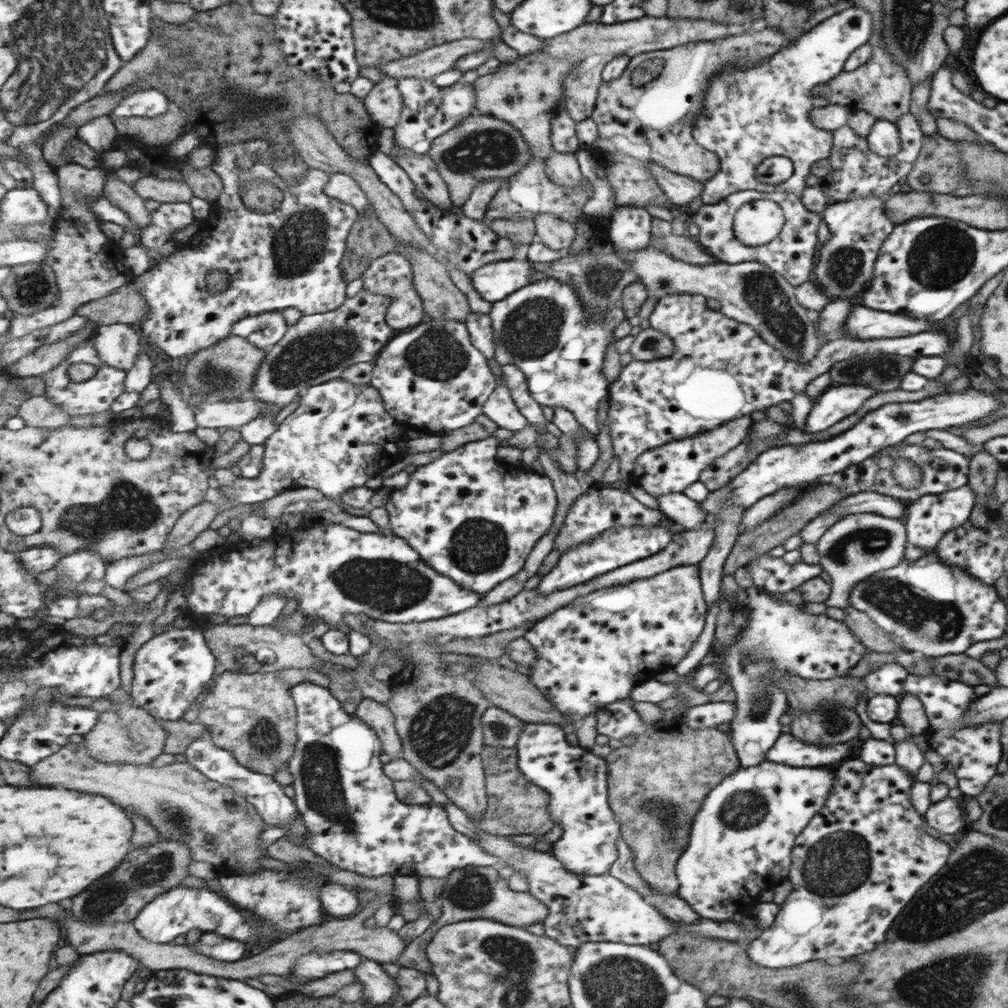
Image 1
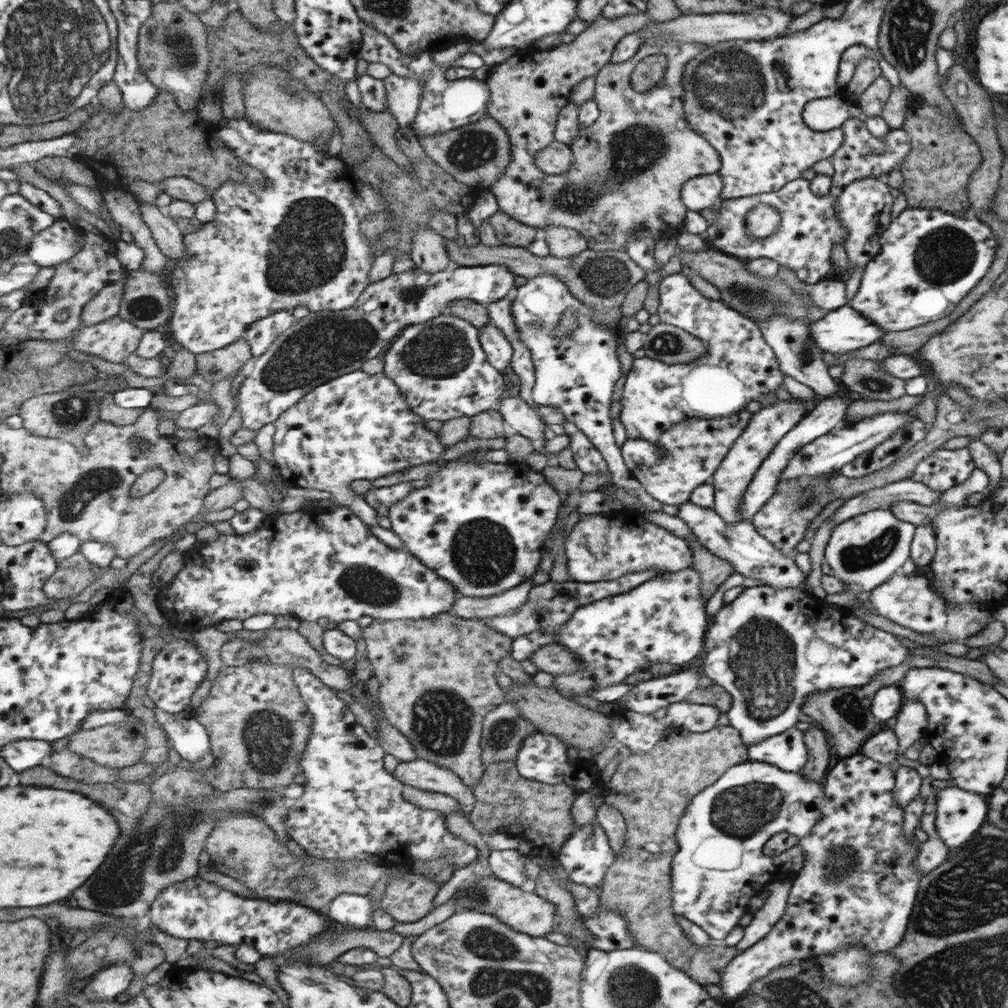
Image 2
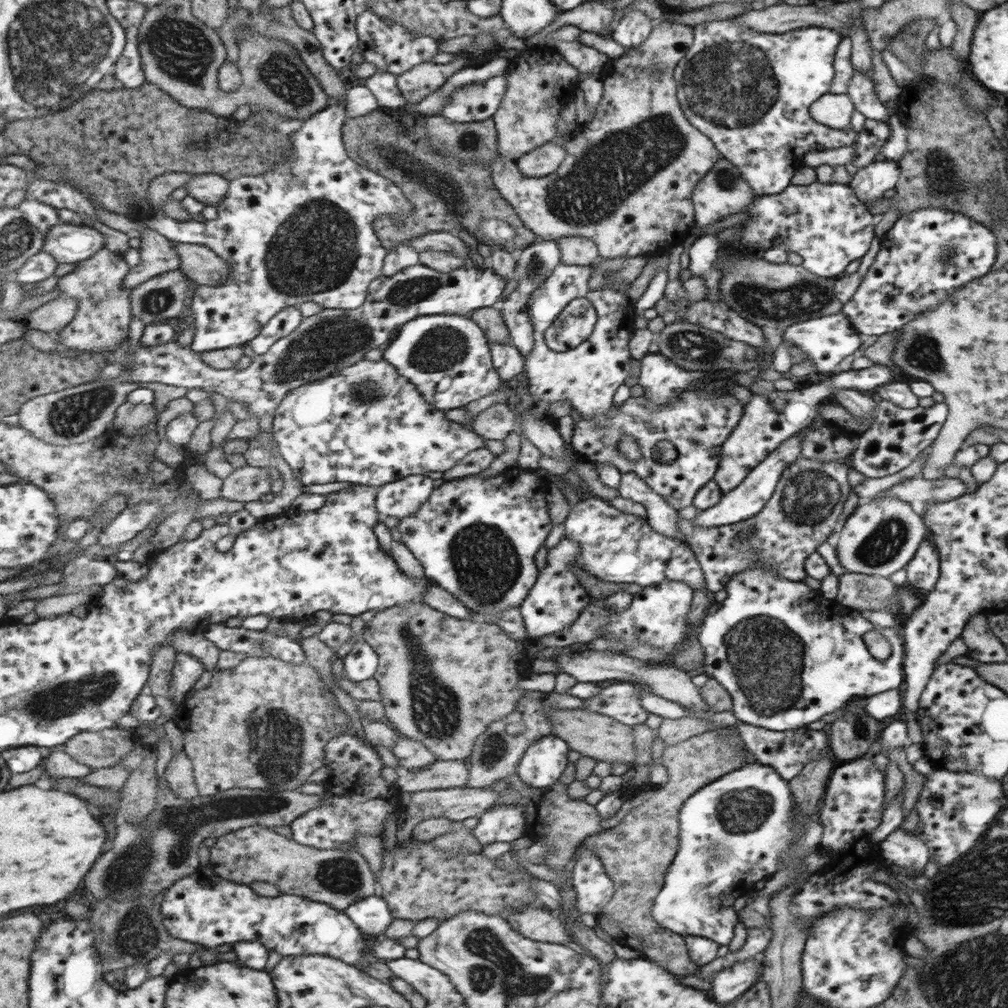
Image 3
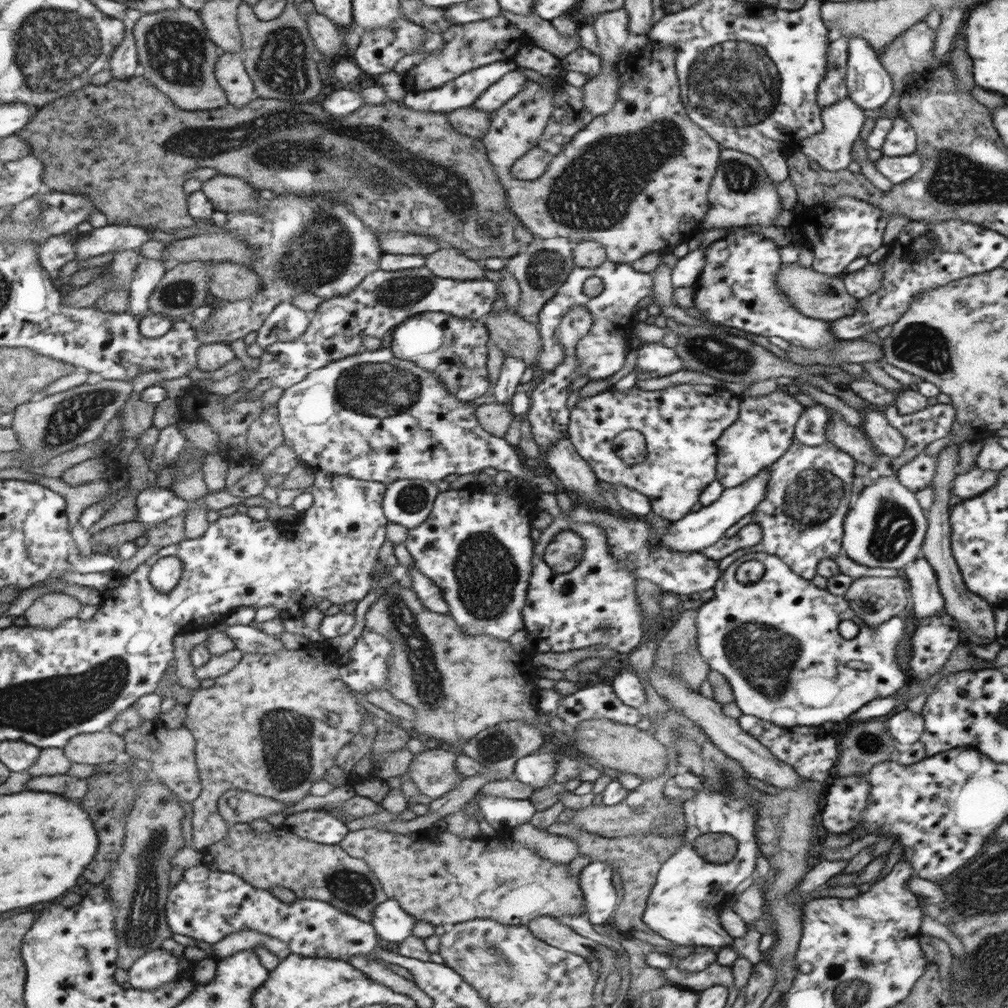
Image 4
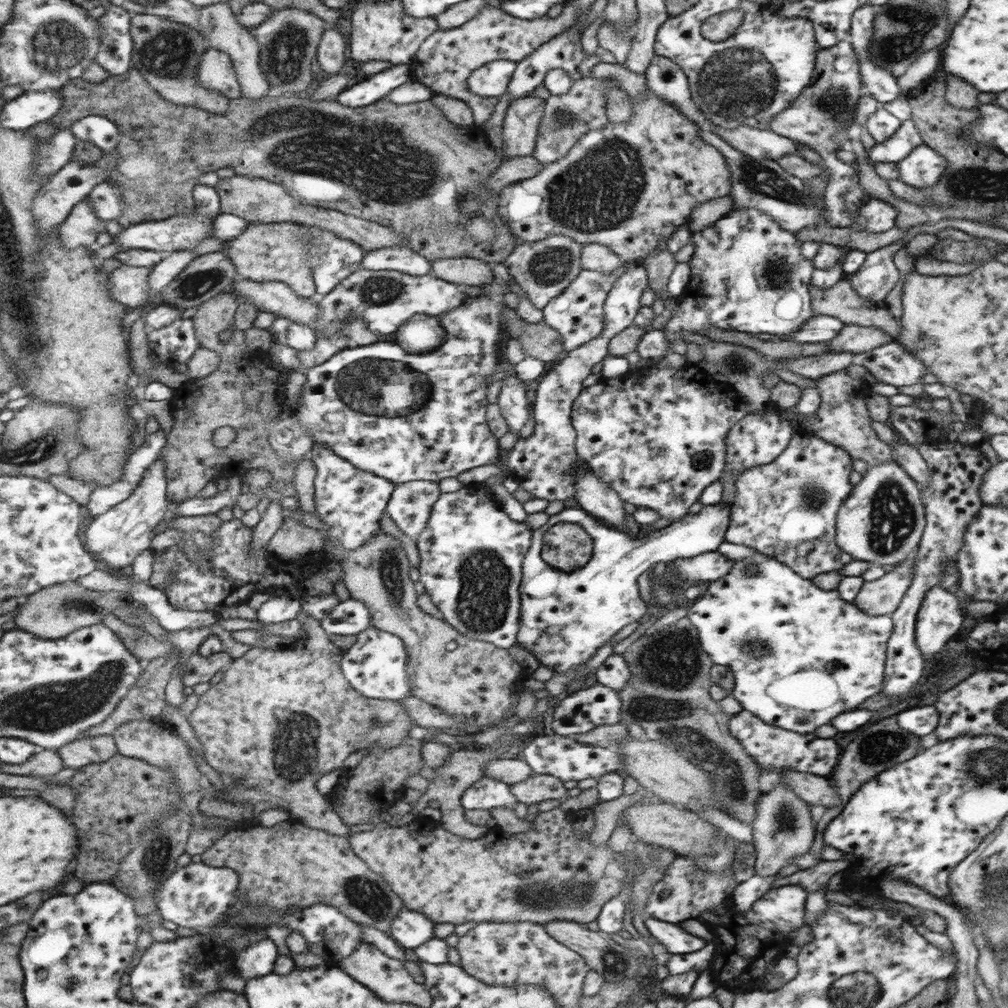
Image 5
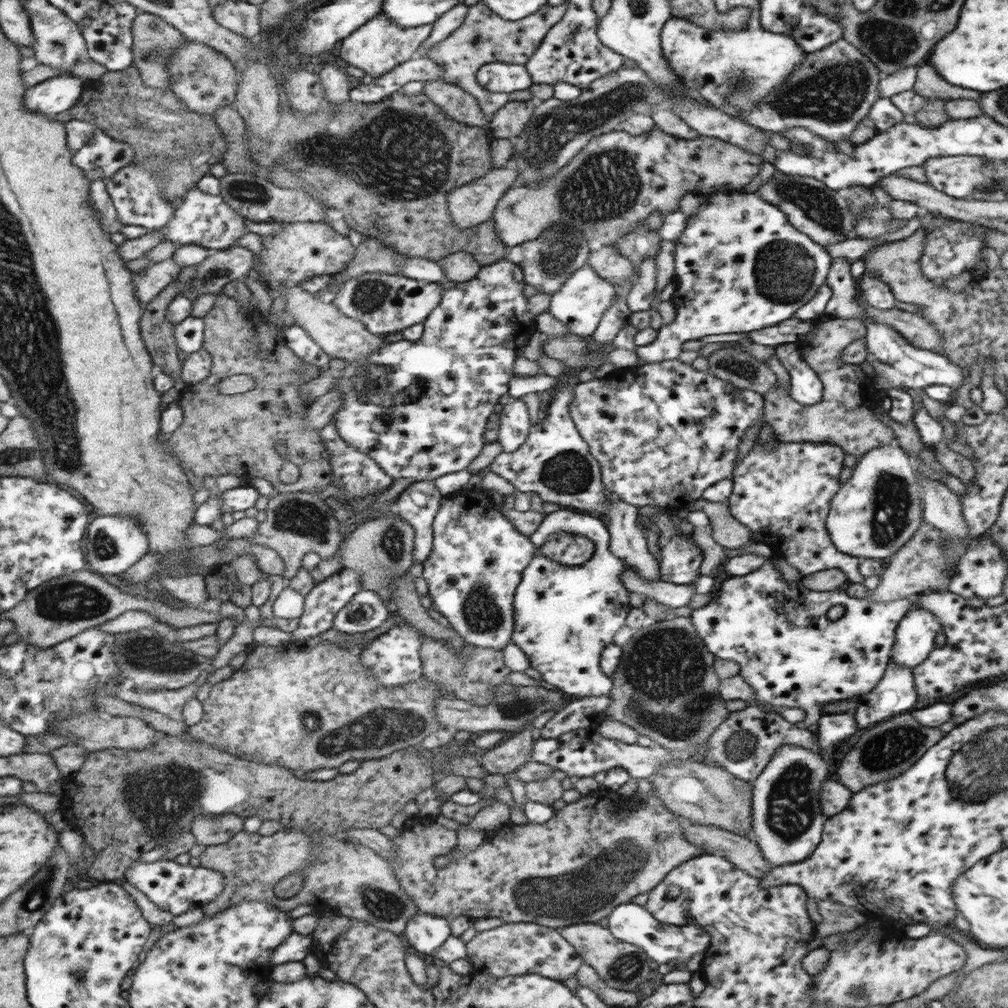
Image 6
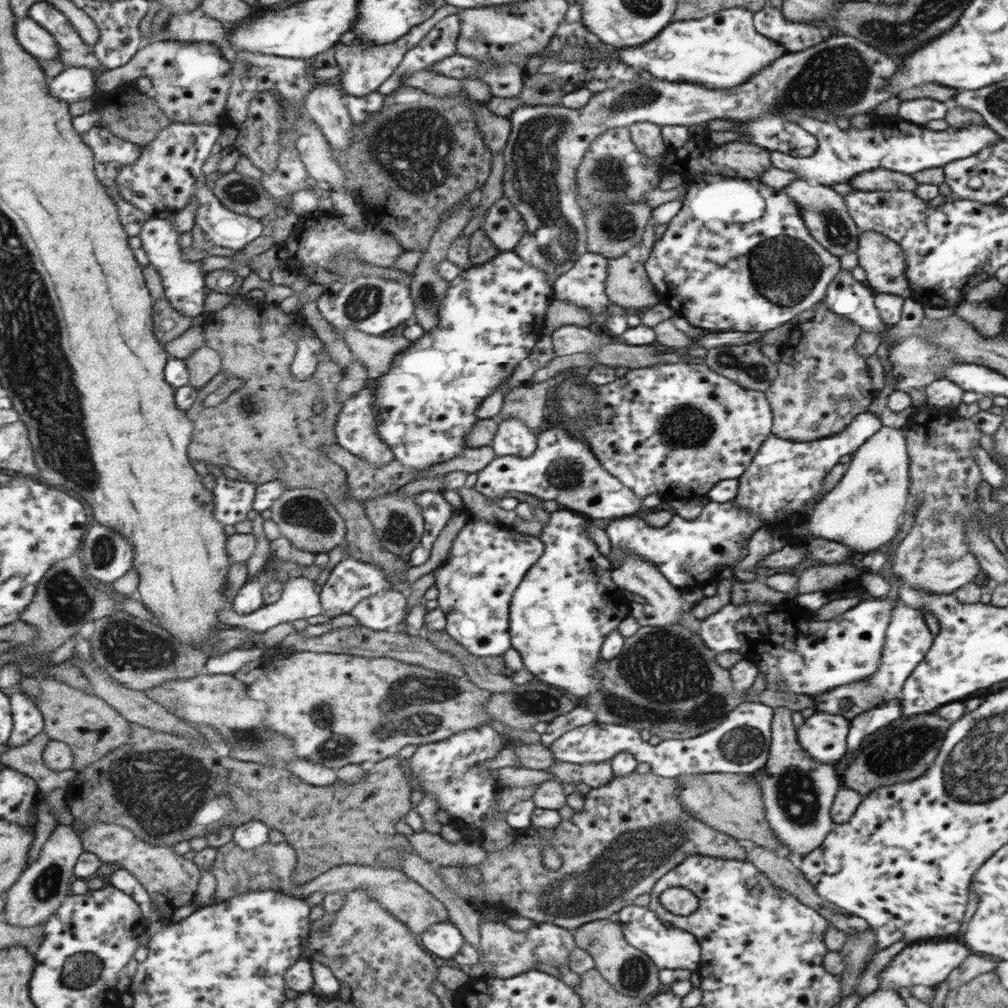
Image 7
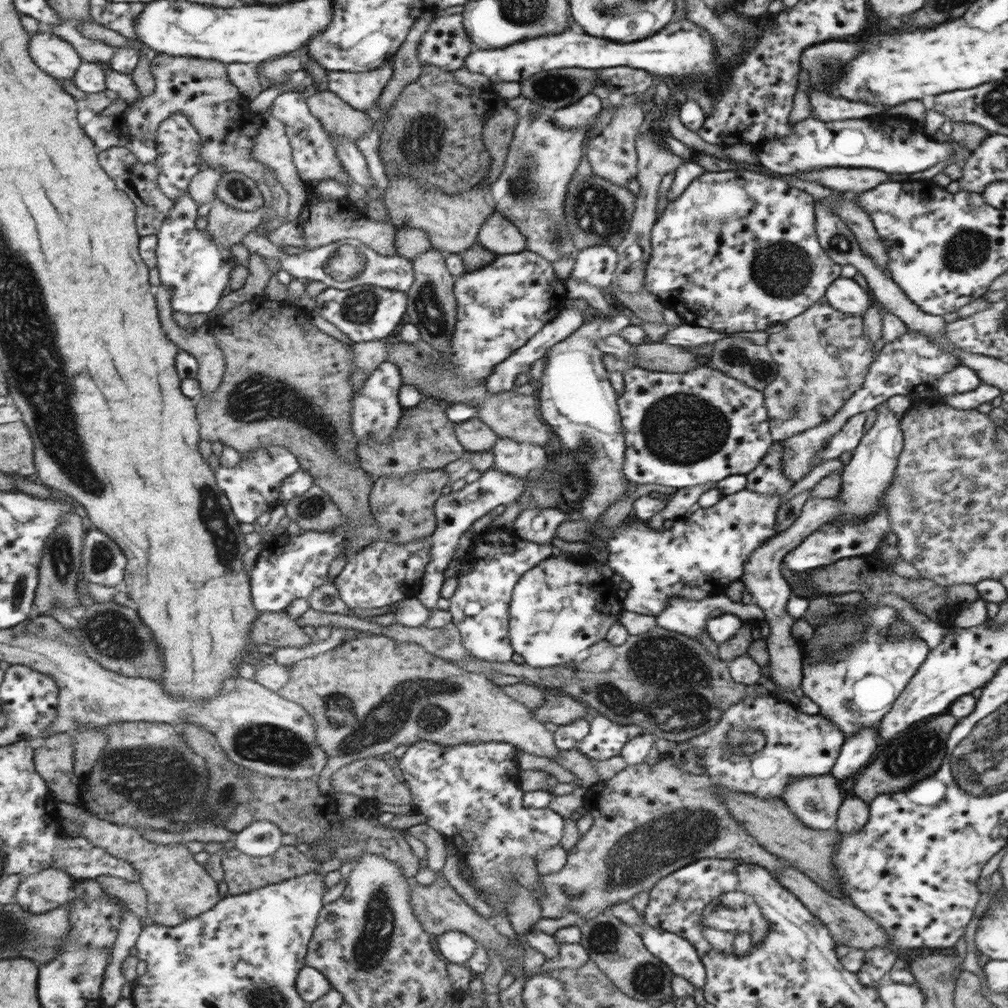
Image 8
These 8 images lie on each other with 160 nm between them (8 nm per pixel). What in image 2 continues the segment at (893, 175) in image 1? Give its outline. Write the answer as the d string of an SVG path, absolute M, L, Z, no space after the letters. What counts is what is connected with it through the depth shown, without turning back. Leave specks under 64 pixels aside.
M847 117L840 126L843 132L843 142L830 157L833 167L831 186L845 187L847 184L861 178L873 177L873 179L885 181L886 176L892 170L898 169L909 153L911 136L906 127L890 129L883 137L875 138L862 123L861 117Z

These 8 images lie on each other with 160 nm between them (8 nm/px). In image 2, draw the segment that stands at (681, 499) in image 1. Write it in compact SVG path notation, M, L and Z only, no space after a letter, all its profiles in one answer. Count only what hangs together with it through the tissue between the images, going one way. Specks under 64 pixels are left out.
M688 500L677 505L674 515L690 528L694 538L713 555L715 562L723 560L731 563L737 574L762 580L763 585L773 588L795 588L804 582L805 574L797 568L794 559L783 556L779 549L767 542L755 530L750 519L725 524L712 508L701 508Z

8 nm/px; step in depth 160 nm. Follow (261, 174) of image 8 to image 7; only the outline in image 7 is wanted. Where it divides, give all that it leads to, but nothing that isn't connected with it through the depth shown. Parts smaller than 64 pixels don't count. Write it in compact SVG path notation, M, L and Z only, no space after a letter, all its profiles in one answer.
M154 40L144 44L139 52L121 68L104 70L97 78L97 91L113 91L119 85L127 81L136 80L141 77L151 77L154 84L154 94L152 98L158 102L163 112L174 122L191 124L216 124L223 128L224 126L233 126L228 120L226 107L228 96L232 90L233 64L228 58L228 52L219 45L201 41L169 41Z

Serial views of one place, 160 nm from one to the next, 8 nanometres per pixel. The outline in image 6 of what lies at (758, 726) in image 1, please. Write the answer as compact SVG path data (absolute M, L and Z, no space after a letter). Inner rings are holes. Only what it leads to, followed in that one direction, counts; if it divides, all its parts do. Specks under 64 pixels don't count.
M771 558L765 561L759 568L744 574L742 577L731 577L725 581L716 583L714 589L714 595L709 603L701 606L697 609L693 609L690 612L692 616L693 624L696 626L697 636L700 636L704 641L705 648L709 650L712 656L721 660L729 660L737 663L739 666L739 674L747 683L753 684L753 699L755 703L747 703L747 706L752 705L761 711L773 712L773 706L779 706L781 708L799 708L805 713L805 717L802 722L795 724L797 728L806 729L811 724L816 724L820 720L821 708L825 708L825 705L829 703L835 703L838 701L844 701L851 699L851 697L859 697L867 695L873 690L873 687L884 676L884 672L887 670L889 655L892 650L893 644L895 644L895 633L899 627L899 622L904 618L904 614L910 607L911 597L900 598L899 600L890 600L889 602L873 602L866 598L857 598L849 594L845 594L844 590L835 589L832 591L819 592L809 589L799 581L784 581L778 568L771 562ZM835 604L841 604L844 608L843 615L835 618L835 622L827 620L825 612L835 606ZM775 606L777 606L777 626L775 626ZM841 619L841 622L839 622ZM775 628L777 628L777 644L775 644ZM769 660L775 660L775 666L769 666Z

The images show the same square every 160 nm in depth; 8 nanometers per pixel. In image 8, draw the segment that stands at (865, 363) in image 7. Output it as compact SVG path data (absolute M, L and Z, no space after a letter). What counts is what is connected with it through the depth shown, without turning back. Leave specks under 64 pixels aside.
M819 300L800 315L784 323L782 331L769 334L766 349L776 364L773 380L761 390L767 413L767 422L773 442L781 442L814 428L834 416L844 403L860 390L868 374L868 368L876 359L873 356L873 343L863 336L863 319L853 314L839 312L827 300Z

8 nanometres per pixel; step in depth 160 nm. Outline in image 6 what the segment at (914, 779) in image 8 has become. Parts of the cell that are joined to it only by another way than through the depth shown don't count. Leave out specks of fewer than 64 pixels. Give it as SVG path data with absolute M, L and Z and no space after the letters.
M909 713L889 717L878 721L873 728L861 730L859 739L843 756L835 774L839 783L852 793L885 780L893 780L901 776L901 772L905 772L907 768L911 768L916 760L929 747L935 746L943 736L944 733L939 731L938 727L921 726Z

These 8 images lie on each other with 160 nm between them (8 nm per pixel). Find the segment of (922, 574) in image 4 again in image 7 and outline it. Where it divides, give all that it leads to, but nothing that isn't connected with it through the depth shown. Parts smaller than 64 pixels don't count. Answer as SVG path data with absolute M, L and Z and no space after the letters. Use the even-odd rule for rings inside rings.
M899 605L892 610L890 624L887 629L887 636L884 638L884 647L881 648L880 664L877 665L877 671L873 676L857 681L857 683L843 684L836 688L831 688L831 691L811 697L815 710L827 712L835 716L843 716L851 722L852 718L873 708L875 704L887 702L887 700L899 699L901 695L901 687L907 676L911 674L913 668L923 660L927 652L927 648L931 646L933 636L929 634L923 616L919 614L919 610L907 605ZM847 699L851 701L851 708L847 712L842 712L839 708L841 700Z

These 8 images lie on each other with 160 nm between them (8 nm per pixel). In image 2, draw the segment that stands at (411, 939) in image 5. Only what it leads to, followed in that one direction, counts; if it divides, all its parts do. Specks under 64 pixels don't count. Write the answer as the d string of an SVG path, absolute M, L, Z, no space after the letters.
M345 893L339 895L326 910L331 919L355 928L372 928L372 909L365 895Z

